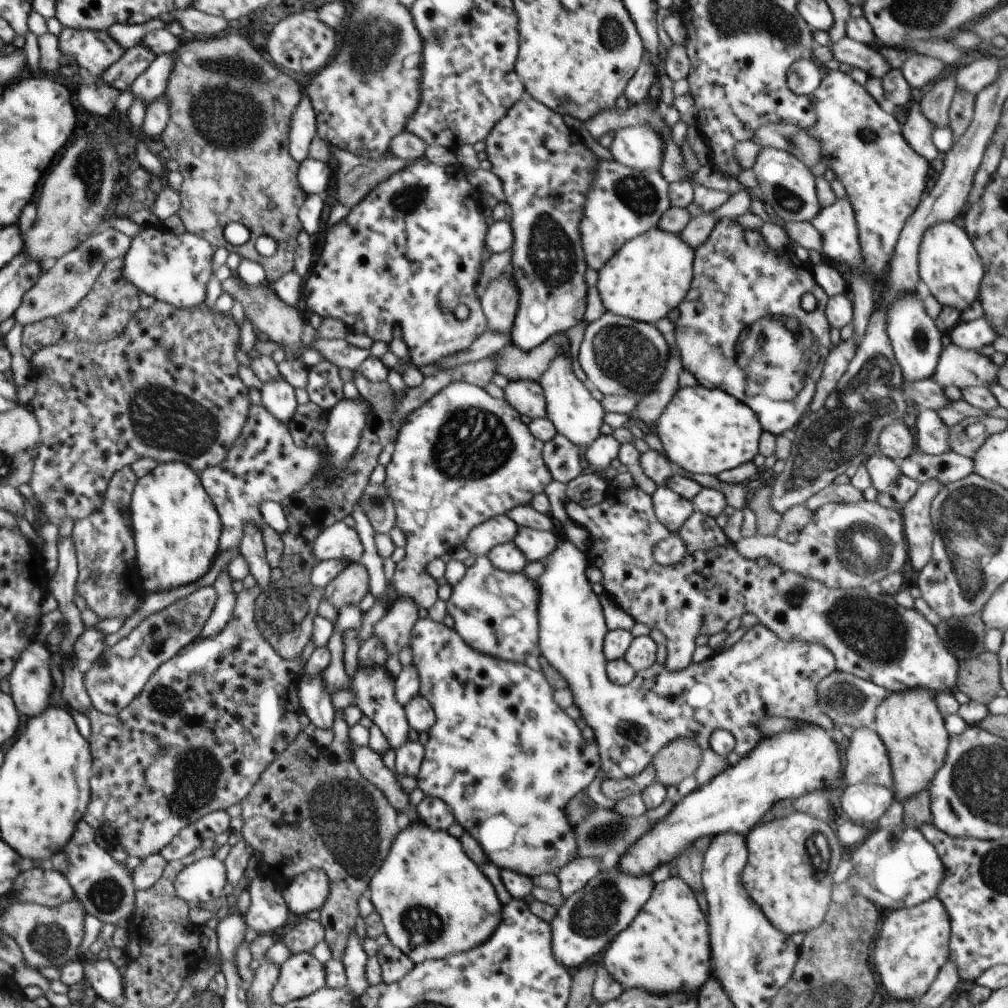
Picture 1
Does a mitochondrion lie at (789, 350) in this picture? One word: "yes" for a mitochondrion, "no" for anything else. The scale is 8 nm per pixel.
yes

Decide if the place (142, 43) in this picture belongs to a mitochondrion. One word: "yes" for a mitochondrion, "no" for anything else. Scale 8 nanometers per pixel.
no

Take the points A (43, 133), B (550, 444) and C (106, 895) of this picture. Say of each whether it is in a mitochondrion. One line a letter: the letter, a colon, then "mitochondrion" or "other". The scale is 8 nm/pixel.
A: other
B: other
C: mitochondrion

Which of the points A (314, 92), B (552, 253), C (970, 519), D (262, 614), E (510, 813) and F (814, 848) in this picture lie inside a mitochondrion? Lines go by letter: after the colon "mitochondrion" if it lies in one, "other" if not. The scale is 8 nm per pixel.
A: other
B: mitochondrion
C: mitochondrion
D: mitochondrion
E: other
F: mitochondrion

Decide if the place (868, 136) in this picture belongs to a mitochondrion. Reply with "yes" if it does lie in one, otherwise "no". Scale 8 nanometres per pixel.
yes

